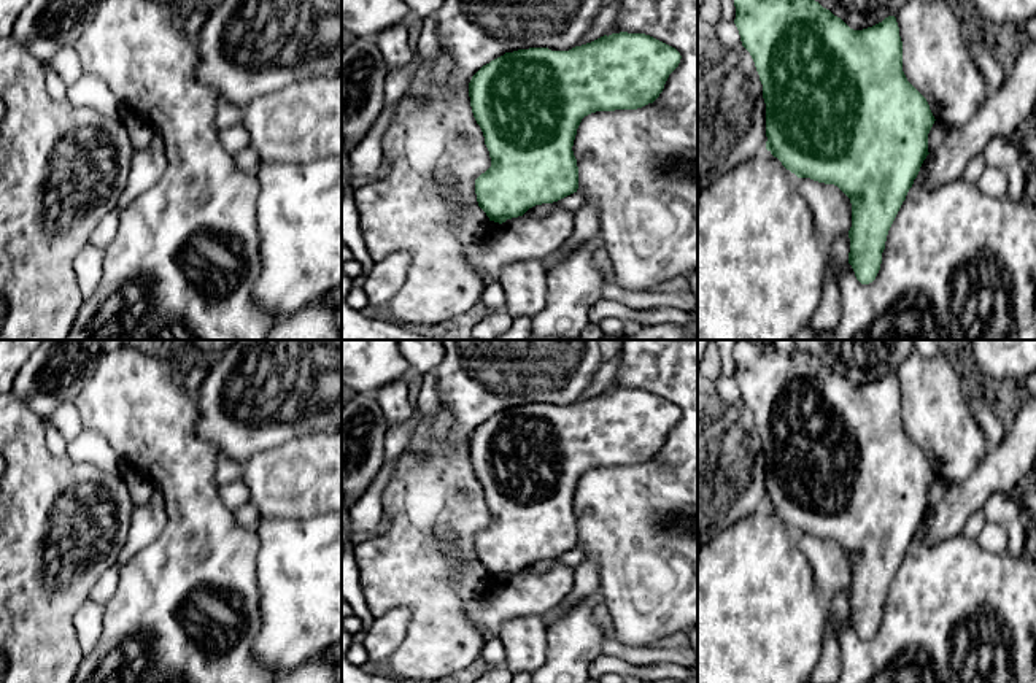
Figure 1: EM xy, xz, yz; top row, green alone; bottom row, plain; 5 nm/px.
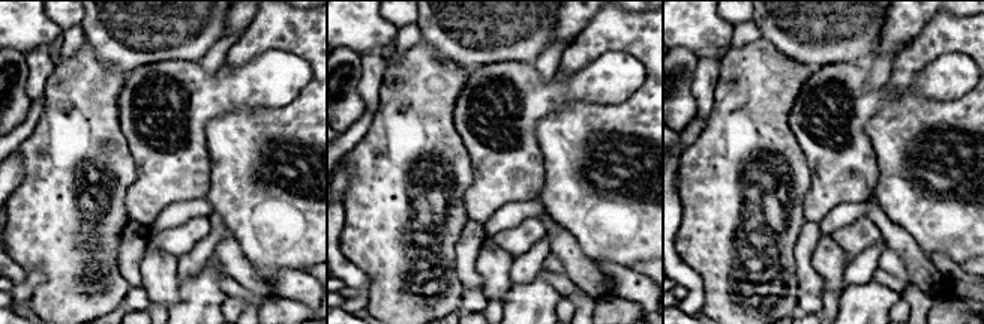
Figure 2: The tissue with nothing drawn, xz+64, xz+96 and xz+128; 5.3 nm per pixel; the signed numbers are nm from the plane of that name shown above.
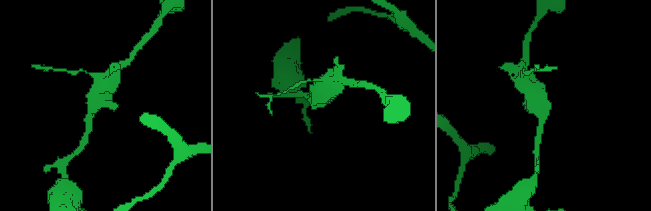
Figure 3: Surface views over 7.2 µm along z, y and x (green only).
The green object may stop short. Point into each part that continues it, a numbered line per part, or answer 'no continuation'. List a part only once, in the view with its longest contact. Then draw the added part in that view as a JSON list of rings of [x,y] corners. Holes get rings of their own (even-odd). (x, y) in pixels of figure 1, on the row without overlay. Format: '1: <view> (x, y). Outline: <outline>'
no continuation

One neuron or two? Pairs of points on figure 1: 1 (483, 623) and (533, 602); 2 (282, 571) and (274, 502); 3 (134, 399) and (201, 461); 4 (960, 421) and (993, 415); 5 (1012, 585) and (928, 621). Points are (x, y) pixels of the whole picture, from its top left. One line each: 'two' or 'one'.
1: one
2: two
3: one
4: two
5: one

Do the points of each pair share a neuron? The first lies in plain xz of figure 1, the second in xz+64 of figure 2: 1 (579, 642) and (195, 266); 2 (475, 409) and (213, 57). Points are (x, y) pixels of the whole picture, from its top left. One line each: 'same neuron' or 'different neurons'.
1: different neurons
2: different neurons

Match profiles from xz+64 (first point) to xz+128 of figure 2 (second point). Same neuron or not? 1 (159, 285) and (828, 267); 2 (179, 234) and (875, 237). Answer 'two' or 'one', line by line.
1: one
2: one

